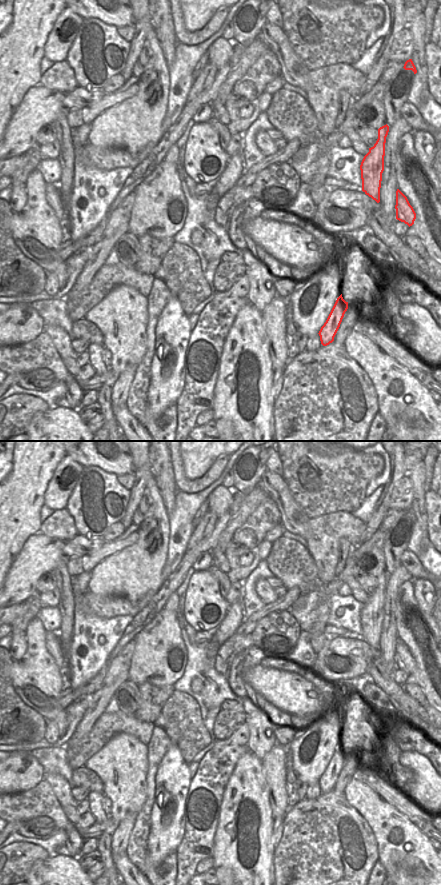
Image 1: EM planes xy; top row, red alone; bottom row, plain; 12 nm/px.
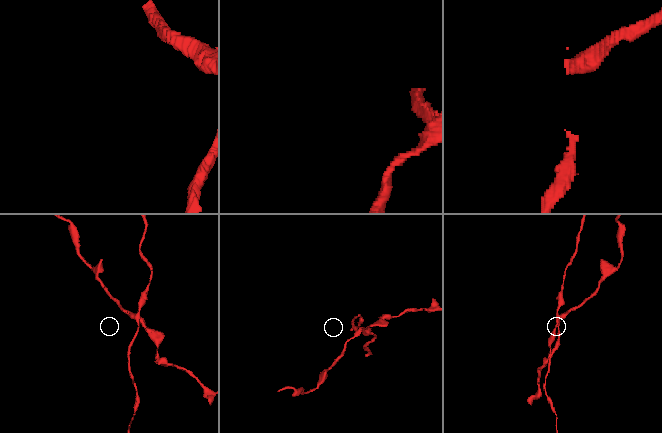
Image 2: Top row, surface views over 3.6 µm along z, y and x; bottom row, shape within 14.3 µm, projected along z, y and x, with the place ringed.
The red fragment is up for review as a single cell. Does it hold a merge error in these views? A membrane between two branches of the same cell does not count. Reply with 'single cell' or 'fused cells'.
fused cells

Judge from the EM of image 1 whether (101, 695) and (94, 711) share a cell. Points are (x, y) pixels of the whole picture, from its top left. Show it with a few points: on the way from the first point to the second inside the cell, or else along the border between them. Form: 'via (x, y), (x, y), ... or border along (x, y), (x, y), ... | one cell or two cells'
via (100, 699), (96, 707) | one cell

